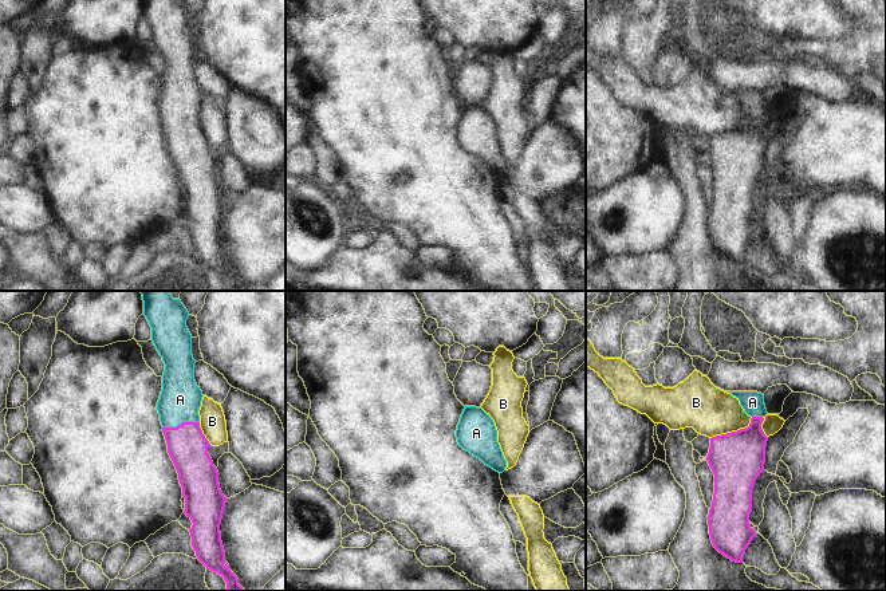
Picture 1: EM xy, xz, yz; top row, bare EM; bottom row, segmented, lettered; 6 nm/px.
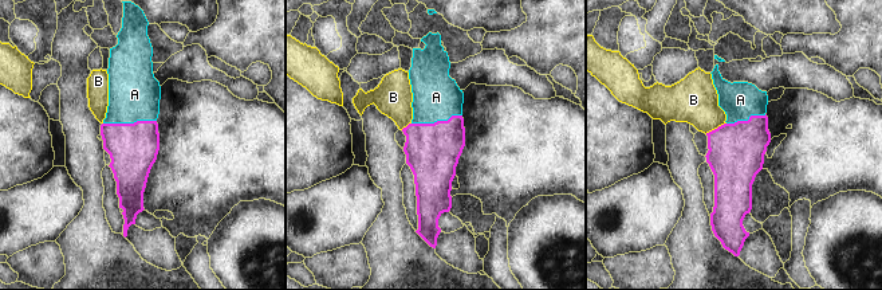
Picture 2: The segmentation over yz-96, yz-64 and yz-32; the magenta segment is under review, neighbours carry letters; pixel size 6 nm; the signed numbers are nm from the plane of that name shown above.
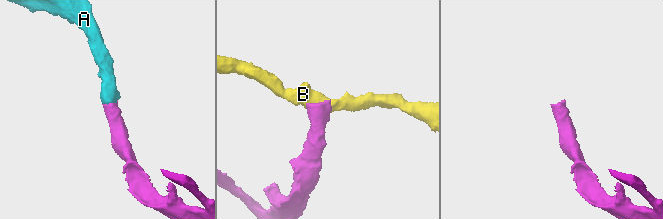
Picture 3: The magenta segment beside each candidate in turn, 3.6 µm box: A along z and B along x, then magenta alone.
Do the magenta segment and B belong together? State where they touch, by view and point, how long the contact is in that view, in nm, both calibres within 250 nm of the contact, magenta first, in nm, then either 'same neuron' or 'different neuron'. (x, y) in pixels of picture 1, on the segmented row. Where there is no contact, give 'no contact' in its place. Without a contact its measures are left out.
contact yz (733, 432); length 280 nm; calibres 320 and 300 nm; different neuron

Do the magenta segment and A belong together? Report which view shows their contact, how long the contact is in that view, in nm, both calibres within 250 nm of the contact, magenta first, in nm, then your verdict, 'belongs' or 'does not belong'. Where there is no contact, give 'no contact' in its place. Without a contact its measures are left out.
xy | 220 nm | 240/240 nm | belongs

